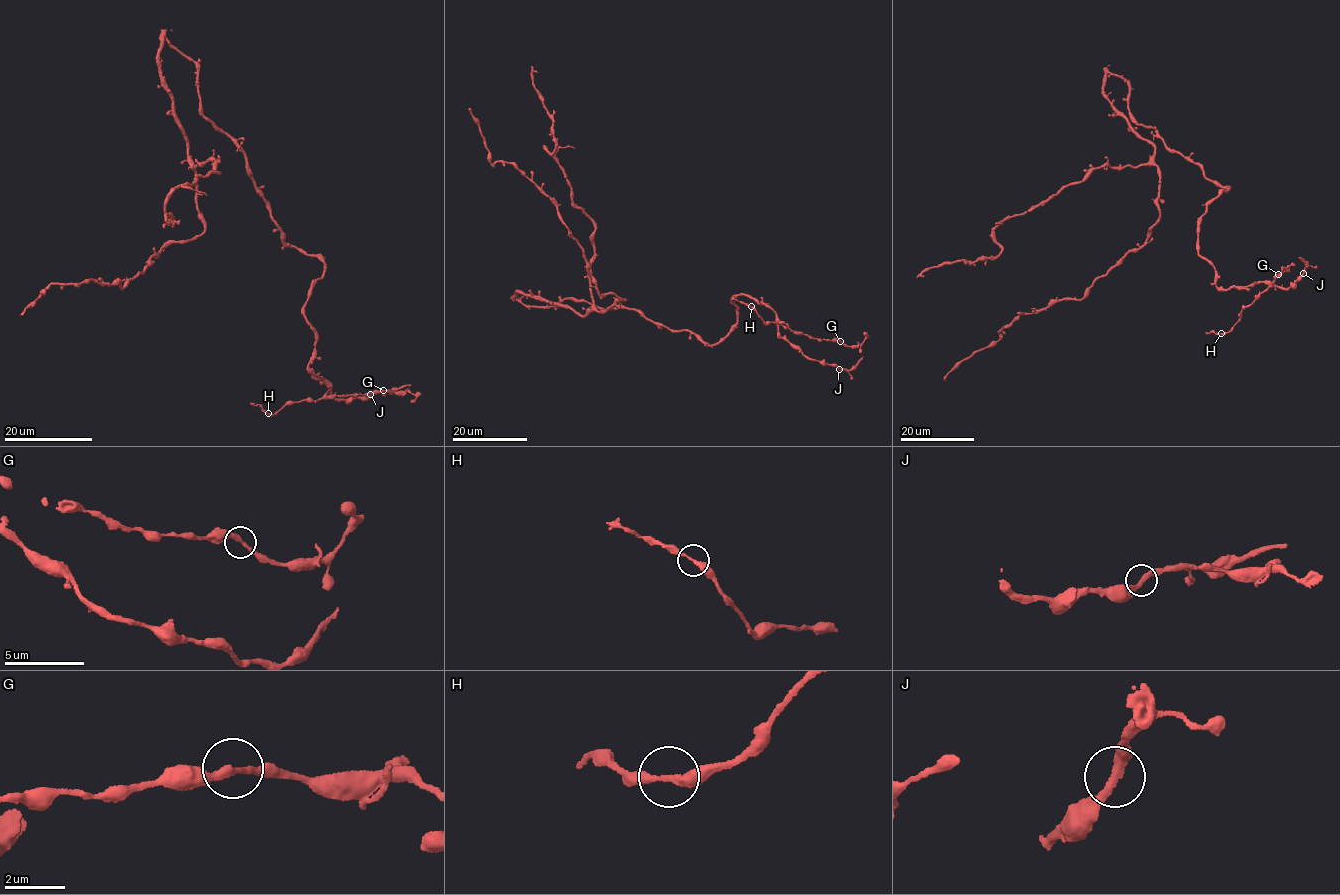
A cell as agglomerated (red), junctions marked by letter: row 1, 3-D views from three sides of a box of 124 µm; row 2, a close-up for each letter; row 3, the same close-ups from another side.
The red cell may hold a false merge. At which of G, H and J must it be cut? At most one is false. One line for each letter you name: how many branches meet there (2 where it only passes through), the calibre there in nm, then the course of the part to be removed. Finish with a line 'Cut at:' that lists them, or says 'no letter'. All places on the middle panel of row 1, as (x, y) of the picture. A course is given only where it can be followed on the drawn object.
Cut at: no letter

